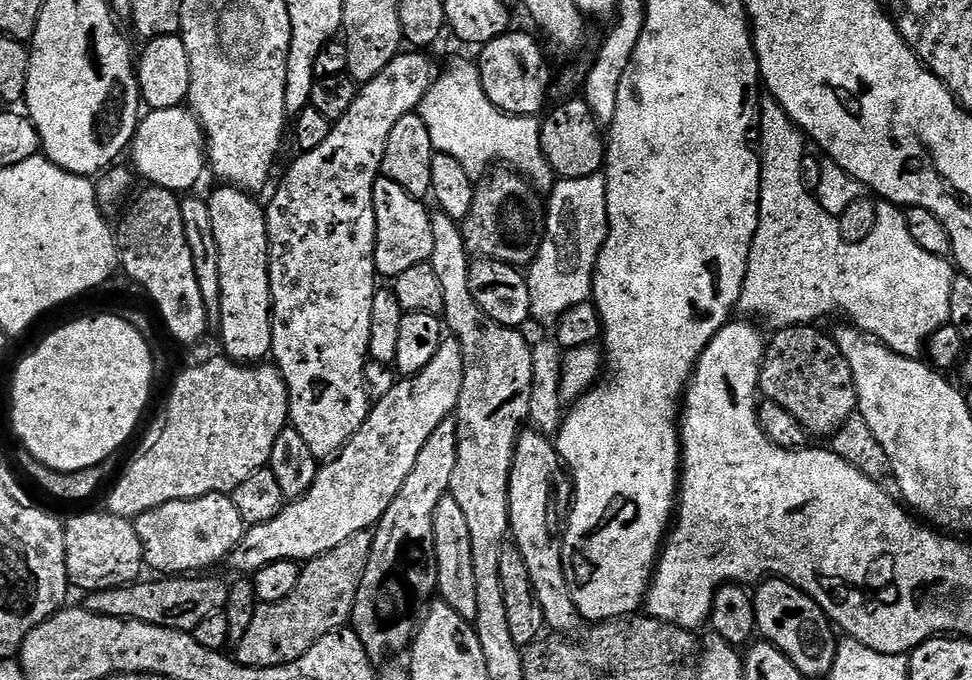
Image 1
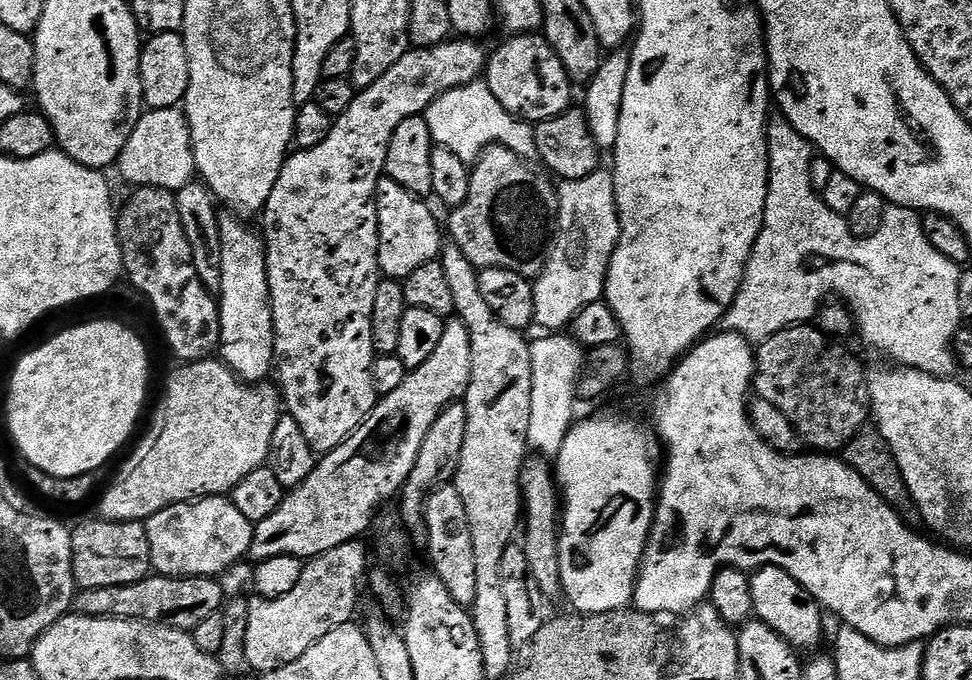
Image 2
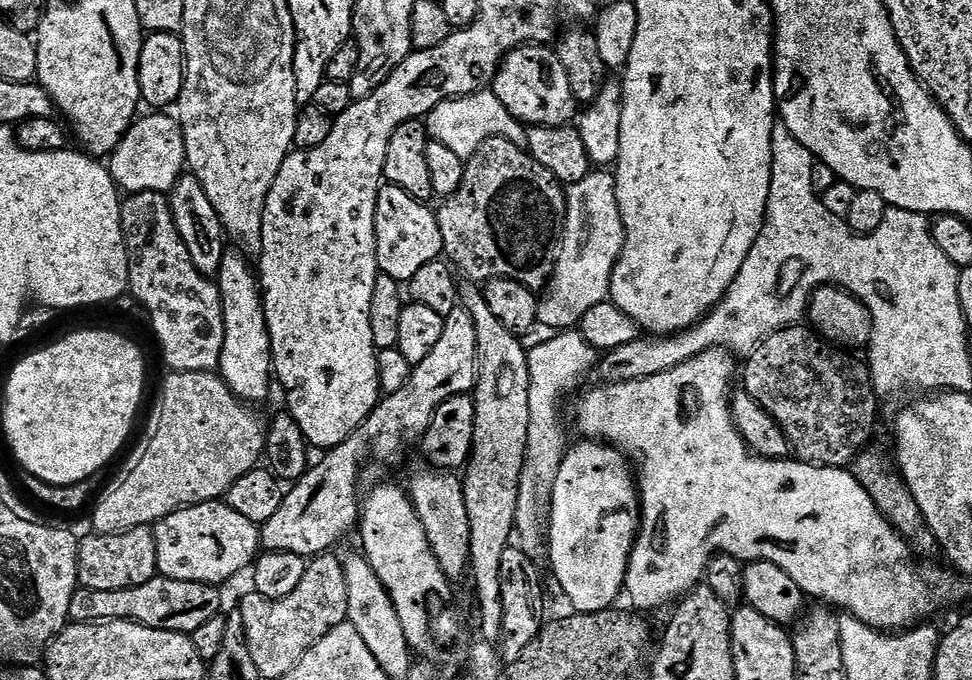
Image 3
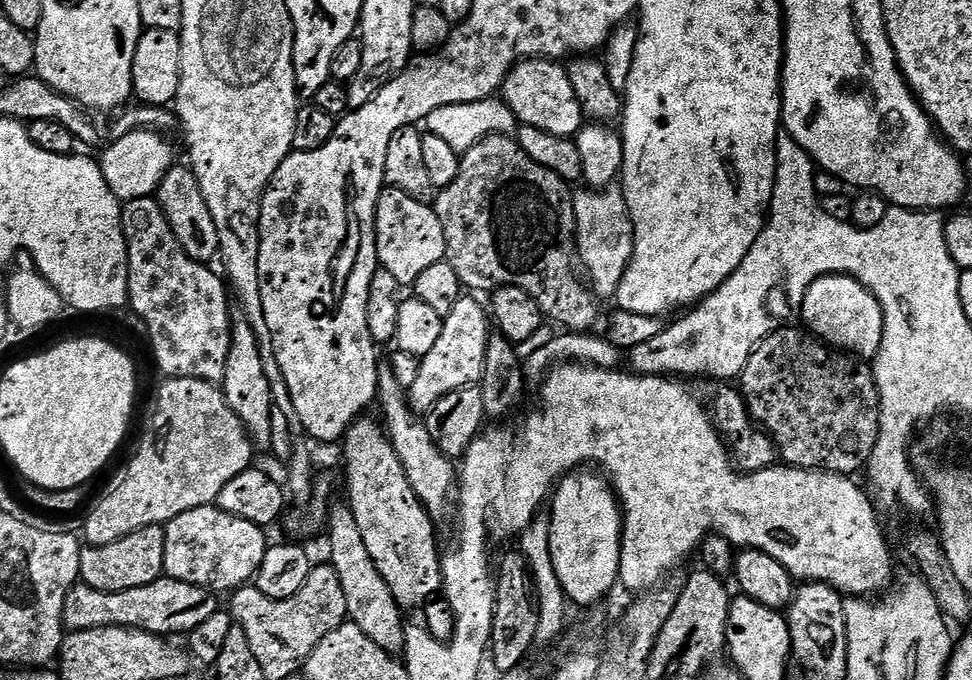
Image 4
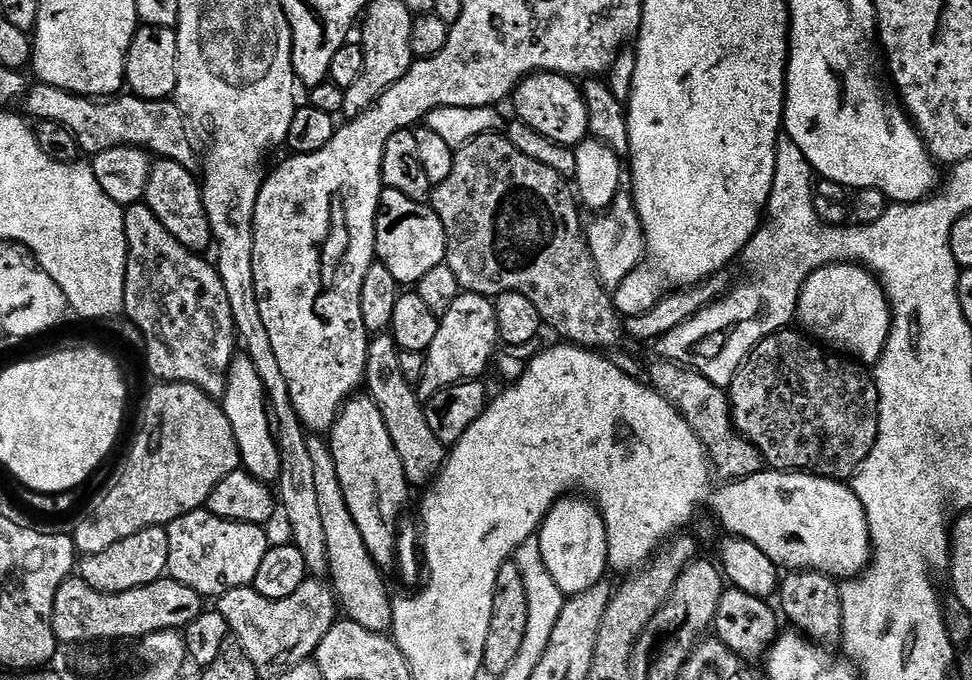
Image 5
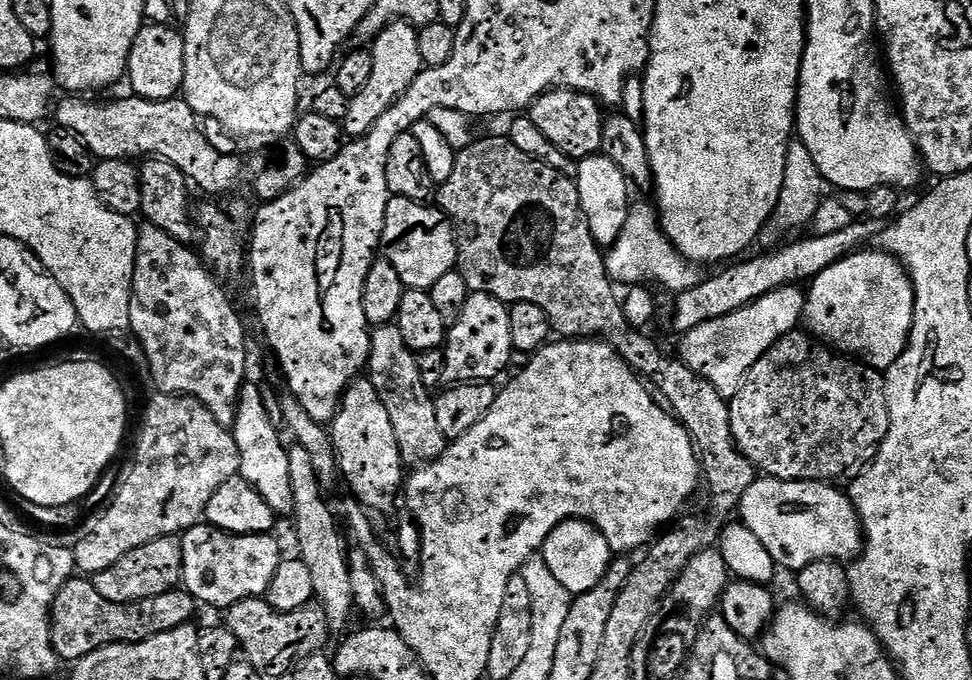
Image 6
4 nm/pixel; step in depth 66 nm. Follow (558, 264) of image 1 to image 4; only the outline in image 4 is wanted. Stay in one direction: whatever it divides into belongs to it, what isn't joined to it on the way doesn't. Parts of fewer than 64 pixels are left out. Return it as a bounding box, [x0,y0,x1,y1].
[572,186,632,302]

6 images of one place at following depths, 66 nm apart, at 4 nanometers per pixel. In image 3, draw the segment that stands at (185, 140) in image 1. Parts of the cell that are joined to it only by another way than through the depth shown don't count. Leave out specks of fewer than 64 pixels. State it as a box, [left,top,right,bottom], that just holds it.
[110,114,186,193]

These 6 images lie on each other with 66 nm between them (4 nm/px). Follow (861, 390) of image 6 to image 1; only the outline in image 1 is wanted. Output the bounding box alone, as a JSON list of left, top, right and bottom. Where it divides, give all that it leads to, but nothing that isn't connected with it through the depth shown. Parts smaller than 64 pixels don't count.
[760,326,857,438]

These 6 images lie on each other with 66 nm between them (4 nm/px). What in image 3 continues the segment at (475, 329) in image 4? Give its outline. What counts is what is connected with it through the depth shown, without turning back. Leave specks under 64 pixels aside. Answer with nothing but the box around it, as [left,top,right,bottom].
[259,306,478,558]

